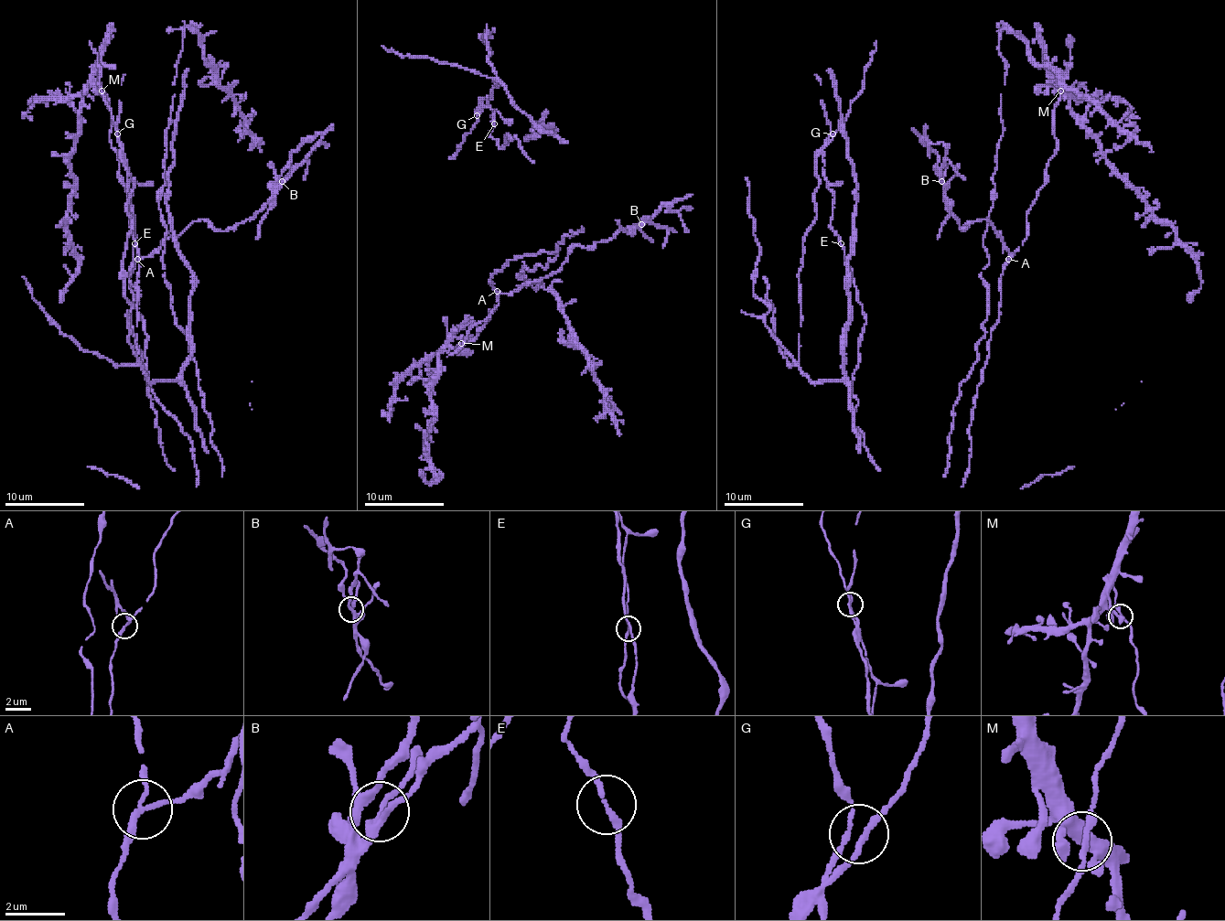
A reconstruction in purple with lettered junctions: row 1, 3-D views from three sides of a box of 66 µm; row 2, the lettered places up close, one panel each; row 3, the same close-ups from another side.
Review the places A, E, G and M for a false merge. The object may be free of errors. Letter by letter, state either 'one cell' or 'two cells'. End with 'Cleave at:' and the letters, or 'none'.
A: two cells
E: one cell
G: one cell
M: one cell
Cleave at: A

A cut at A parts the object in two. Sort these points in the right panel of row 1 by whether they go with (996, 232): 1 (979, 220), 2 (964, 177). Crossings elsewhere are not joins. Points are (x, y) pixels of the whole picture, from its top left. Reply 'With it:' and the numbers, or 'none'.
With it: 1, 2

